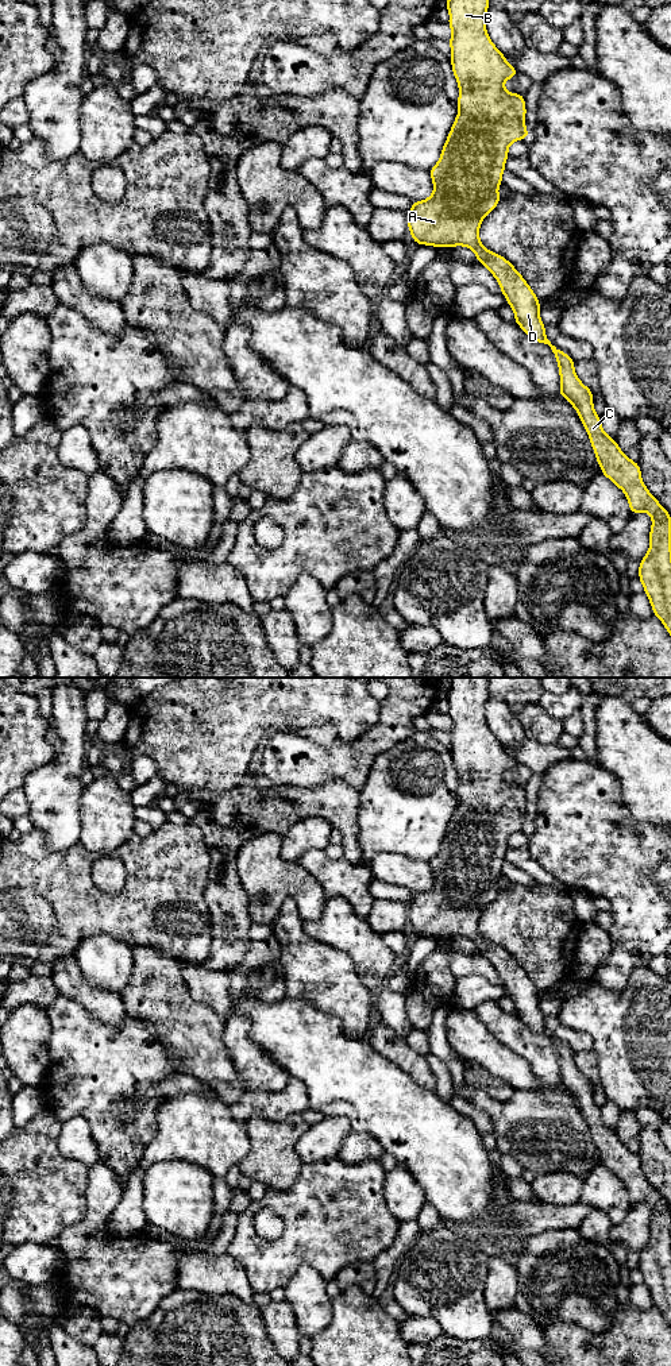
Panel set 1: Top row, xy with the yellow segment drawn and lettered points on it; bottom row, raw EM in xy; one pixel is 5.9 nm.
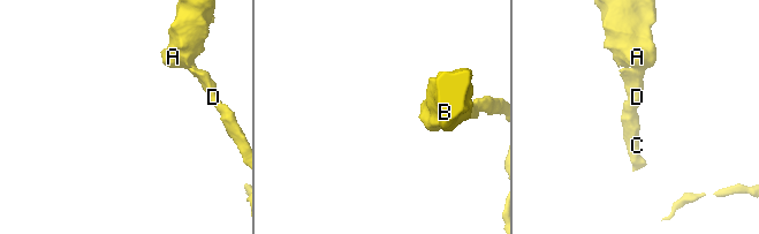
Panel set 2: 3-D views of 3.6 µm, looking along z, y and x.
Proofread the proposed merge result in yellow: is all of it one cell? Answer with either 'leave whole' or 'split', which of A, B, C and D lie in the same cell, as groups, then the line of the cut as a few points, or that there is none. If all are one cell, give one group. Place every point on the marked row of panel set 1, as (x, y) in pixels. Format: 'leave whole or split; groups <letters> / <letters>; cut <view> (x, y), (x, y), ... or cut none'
leave whole; groups A B C D; cut none

